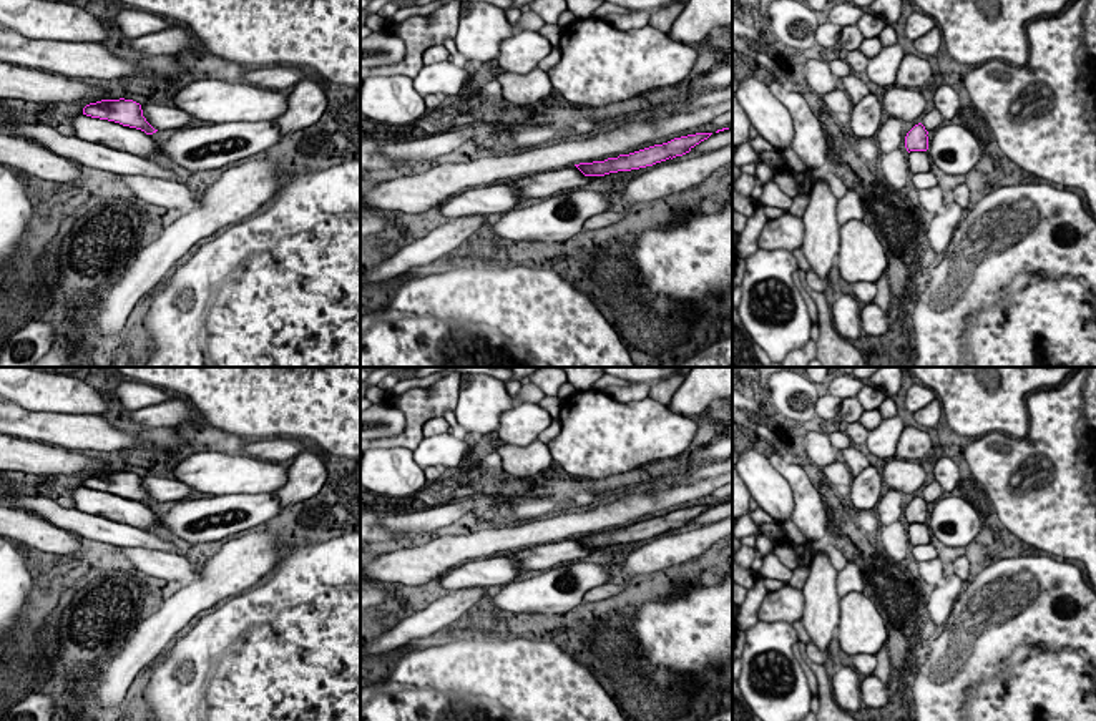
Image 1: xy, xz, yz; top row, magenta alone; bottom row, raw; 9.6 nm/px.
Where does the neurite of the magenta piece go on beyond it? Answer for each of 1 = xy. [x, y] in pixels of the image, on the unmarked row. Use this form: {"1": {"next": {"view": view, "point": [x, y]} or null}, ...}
{"1": {"next": null}}

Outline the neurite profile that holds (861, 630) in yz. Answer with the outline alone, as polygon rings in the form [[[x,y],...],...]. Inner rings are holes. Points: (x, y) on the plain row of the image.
[[[859,591],[839,601],[839,643],[849,655],[875,655],[887,643],[887,628],[875,605]]]

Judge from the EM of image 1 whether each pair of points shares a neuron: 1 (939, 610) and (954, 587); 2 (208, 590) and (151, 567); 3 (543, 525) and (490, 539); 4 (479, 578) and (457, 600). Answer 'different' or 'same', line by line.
1: same
2: different
3: same
4: different

